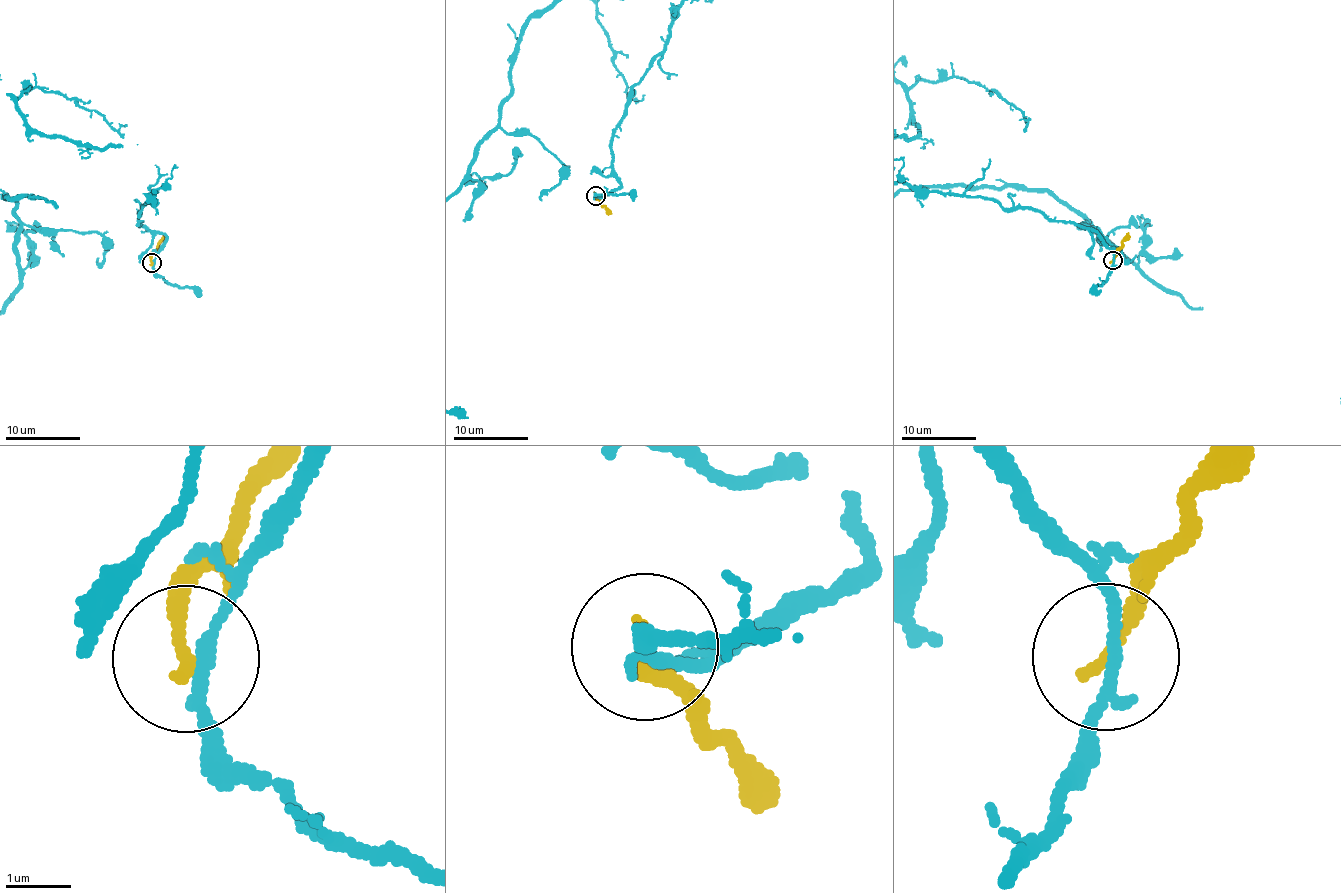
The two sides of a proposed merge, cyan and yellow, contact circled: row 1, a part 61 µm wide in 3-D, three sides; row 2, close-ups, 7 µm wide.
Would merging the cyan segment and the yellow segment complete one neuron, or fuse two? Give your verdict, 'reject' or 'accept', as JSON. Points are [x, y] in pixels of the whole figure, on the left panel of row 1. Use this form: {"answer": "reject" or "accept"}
{"answer": "reject"}

